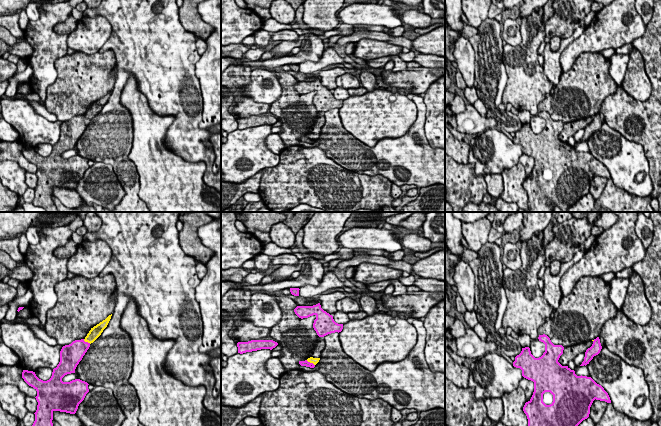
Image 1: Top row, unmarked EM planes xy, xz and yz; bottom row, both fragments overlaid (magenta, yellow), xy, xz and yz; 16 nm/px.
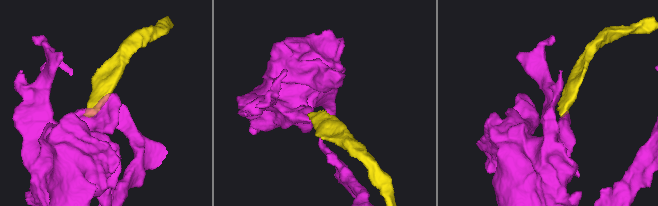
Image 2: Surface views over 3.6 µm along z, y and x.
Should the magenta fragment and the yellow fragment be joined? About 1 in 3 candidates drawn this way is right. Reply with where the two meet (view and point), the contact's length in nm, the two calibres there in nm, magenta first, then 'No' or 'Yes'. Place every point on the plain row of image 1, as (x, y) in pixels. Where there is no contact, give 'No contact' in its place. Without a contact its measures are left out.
Touches magenta at xz (309, 138). Shared border 170 nm. Thickness 100 nm (magenta) against 100 nm. No

